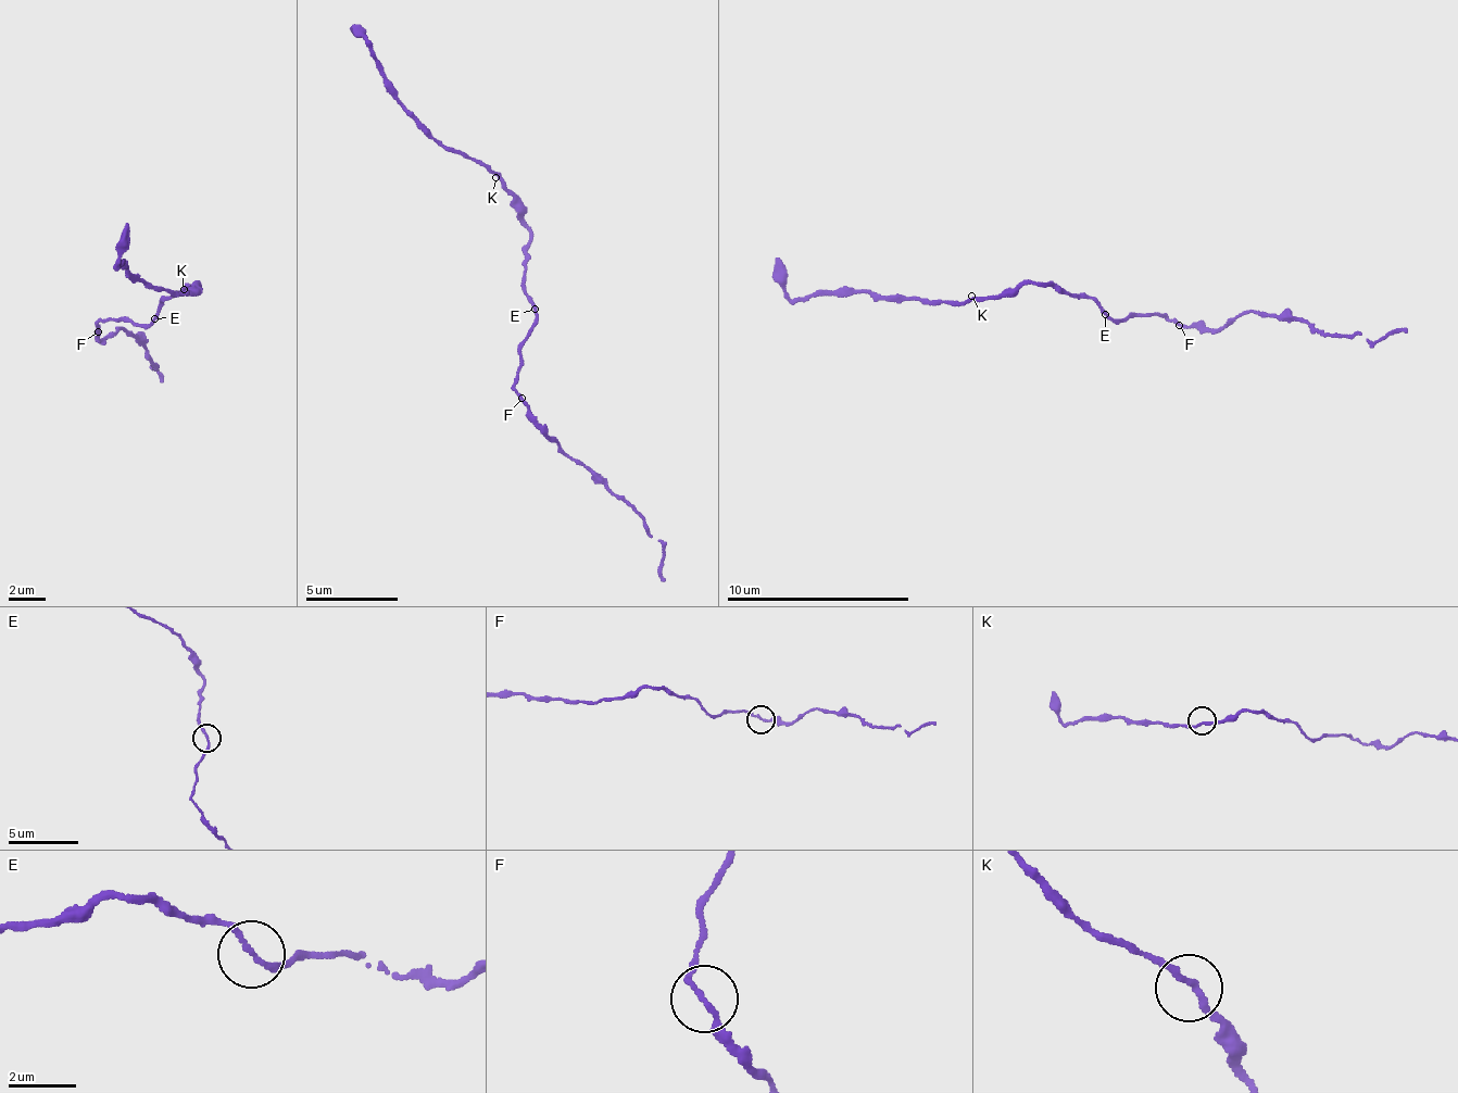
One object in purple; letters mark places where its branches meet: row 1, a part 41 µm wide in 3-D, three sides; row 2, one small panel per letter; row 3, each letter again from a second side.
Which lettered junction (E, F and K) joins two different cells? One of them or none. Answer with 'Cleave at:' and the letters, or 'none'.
Cleave at: none

